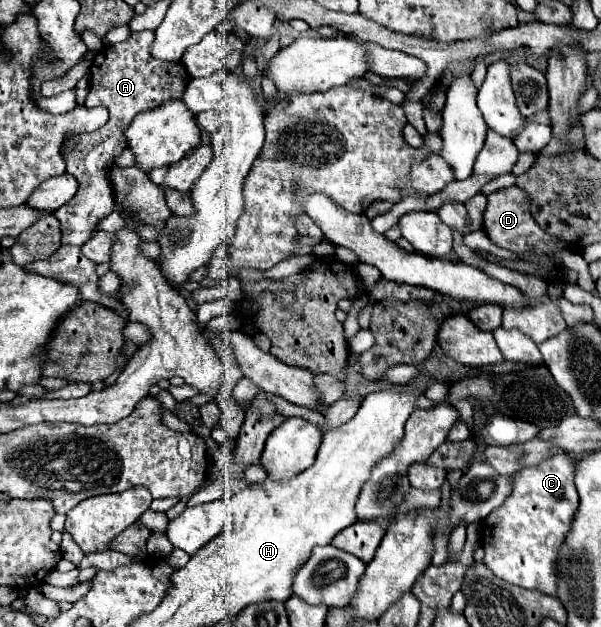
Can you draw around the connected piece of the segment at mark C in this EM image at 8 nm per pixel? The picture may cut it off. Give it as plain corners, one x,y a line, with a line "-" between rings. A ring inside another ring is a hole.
567,452
555,454
539,466
523,468
513,476
511,494
481,524
485,564
495,576
521,588
555,594
557,548
563,544
563,536
571,528
571,518
579,506
573,476
575,458

